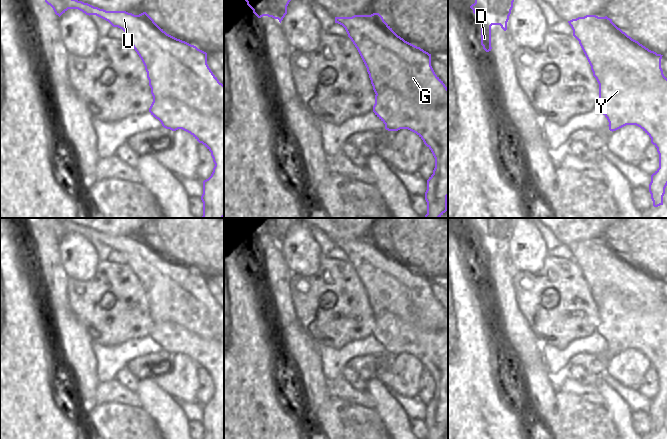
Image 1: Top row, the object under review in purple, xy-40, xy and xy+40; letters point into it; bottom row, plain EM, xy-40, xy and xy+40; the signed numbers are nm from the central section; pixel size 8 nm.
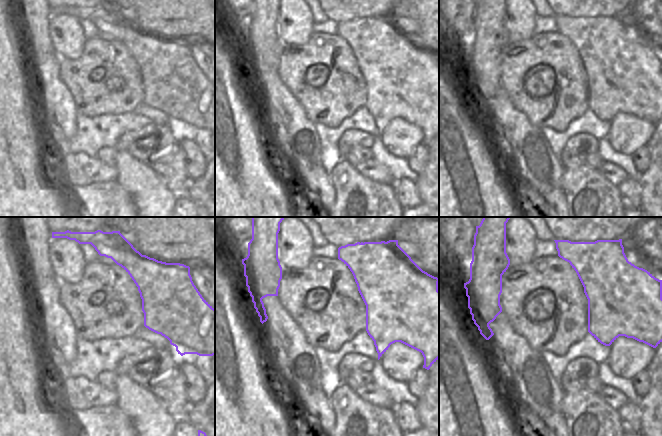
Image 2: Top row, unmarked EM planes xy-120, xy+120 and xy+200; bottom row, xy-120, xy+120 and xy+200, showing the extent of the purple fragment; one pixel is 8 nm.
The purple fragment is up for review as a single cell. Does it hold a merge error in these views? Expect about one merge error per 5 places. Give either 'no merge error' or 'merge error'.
merge error

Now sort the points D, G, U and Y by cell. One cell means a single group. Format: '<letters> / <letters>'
D G U / Y

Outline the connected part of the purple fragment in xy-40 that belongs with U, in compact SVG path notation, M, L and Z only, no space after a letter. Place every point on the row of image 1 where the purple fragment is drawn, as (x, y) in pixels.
M45 0L45 2L59 17L68 9L78 9L86 15L96 15L108 21L113 27L122 29L145 66L153 99L172 97L204 115L224 120L224 85L209 68L207 53L177 38L172 47L166 47L165 39L168 35L166 32L160 45L146 45L143 36L152 32L148 25L153 21L146 12L134 15L126 11L106 11L78 0Z

